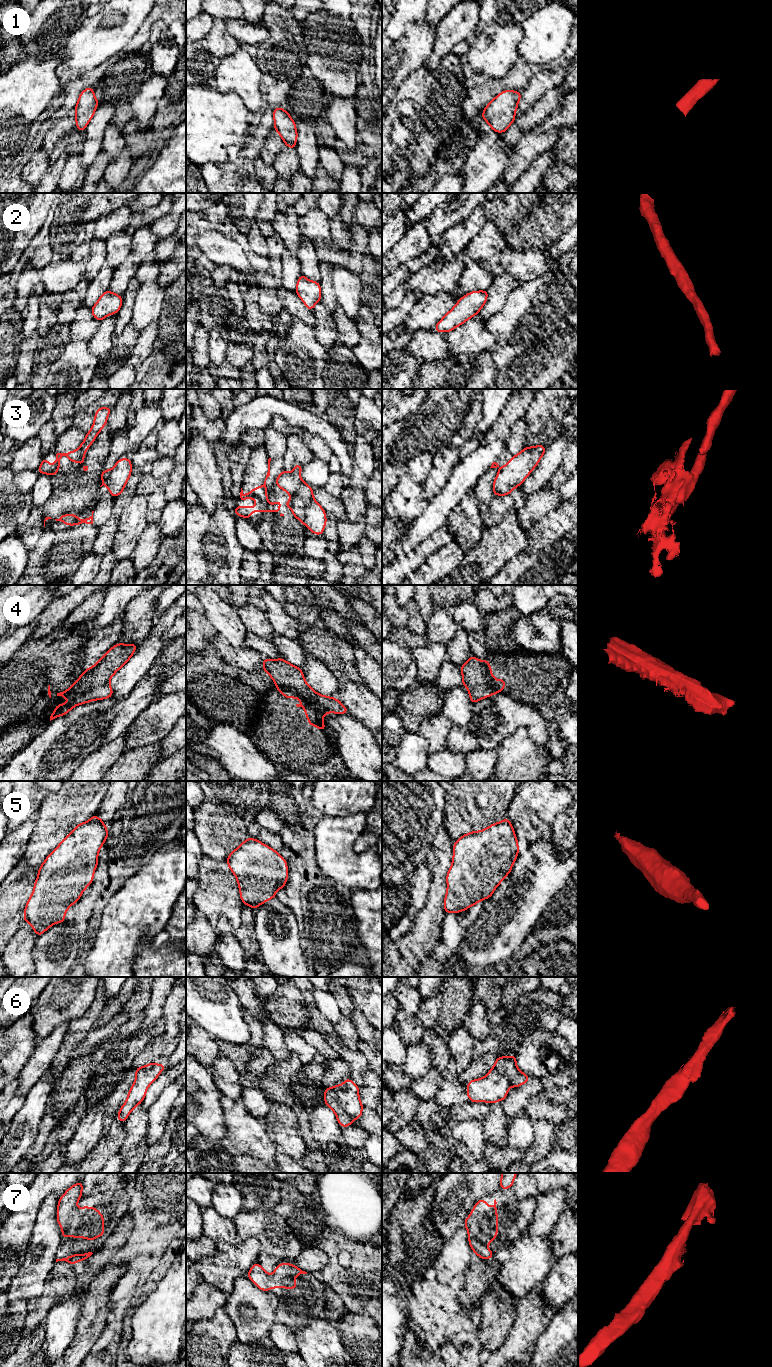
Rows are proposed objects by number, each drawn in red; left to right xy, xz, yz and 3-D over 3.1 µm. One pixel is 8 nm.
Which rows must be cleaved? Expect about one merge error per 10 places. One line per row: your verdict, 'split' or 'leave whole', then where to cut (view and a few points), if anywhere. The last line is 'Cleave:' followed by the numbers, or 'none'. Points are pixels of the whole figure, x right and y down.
1: leave whole | no cut
2: leave whole | no cut
3: leave whole | no cut
4: leave whole | no cut
5: leave whole | no cut
6: leave whole | no cut
7: leave whole | no cut
Cleave: none

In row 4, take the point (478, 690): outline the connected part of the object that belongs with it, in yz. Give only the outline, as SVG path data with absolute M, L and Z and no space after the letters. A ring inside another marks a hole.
M473 655L461 667L462 684L467 688L472 704L481 699L505 691L504 678L498 681L491 674L492 668L485 658L478 660Z

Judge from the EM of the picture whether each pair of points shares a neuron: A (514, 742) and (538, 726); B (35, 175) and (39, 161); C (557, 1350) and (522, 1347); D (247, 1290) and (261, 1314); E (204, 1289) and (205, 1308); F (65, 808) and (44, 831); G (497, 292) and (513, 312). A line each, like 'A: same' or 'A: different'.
A: different
B: same
C: different
D: same
E: same
F: same
G: different

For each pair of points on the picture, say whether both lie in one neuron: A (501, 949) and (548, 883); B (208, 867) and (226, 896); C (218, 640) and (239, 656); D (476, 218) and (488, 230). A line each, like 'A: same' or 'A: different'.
A: same
B: same
C: same
D: different

